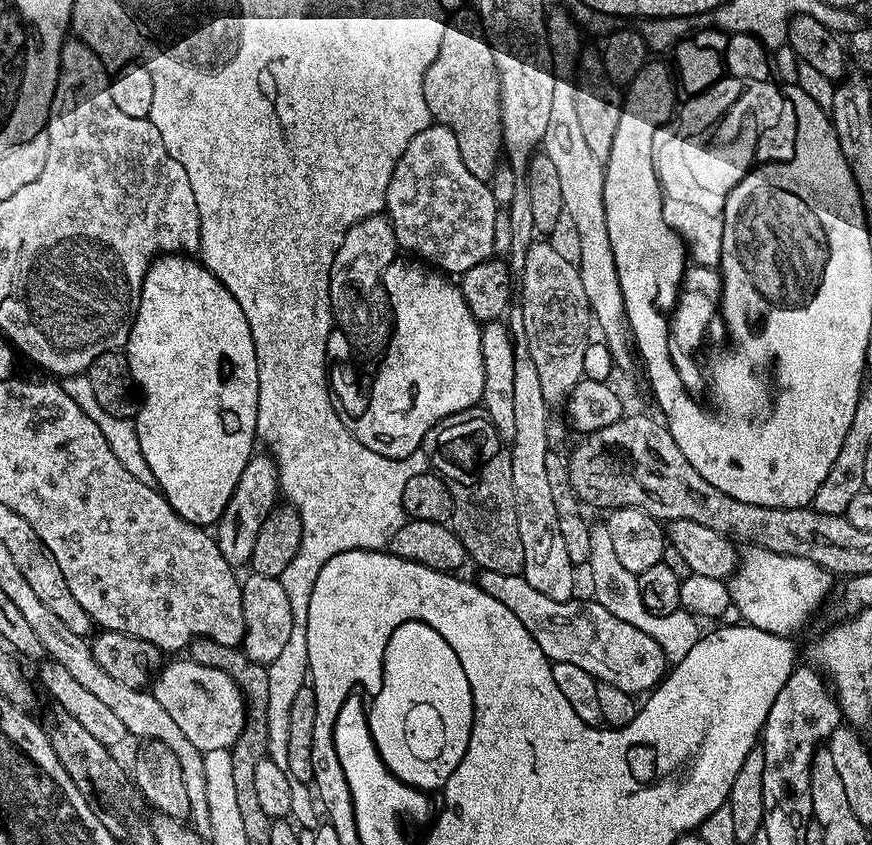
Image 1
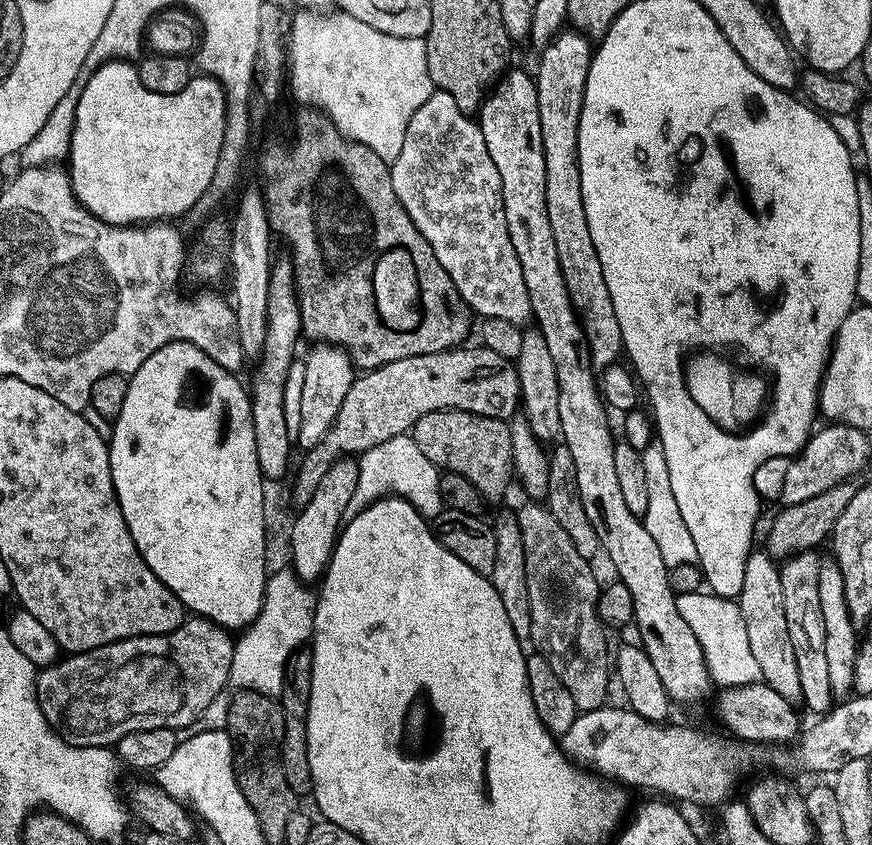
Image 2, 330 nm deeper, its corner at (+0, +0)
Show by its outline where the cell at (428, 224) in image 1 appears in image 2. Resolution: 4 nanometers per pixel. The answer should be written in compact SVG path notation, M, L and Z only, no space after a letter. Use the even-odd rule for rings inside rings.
M433 90L430 98L418 106L414 118L410 118L410 126L406 126L402 154L398 154L390 167L398 202L402 202L410 222L414 222L422 238L430 242L430 250L434 250L442 270L450 274L454 286L458 286L458 294L462 294L469 308L479 317L491 318L506 314L500 296L512 294L522 304L525 280L506 226L502 178L498 178L498 166L494 166L494 158L490 158L486 150L486 138L479 123L464 111L461 101L453 93Z

